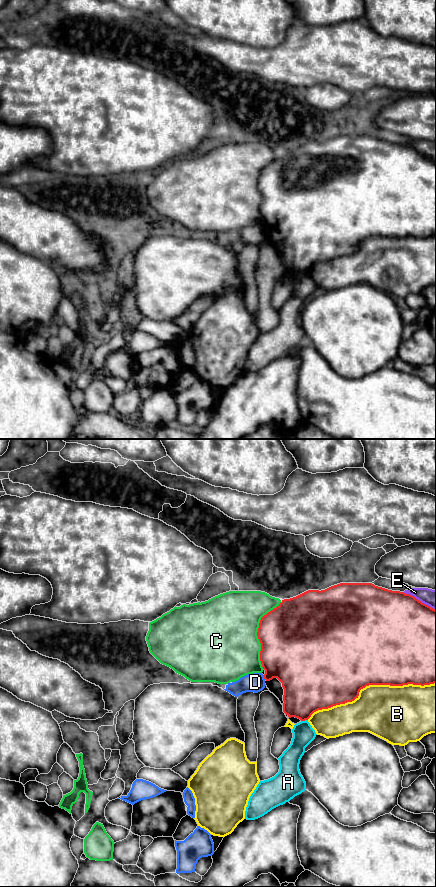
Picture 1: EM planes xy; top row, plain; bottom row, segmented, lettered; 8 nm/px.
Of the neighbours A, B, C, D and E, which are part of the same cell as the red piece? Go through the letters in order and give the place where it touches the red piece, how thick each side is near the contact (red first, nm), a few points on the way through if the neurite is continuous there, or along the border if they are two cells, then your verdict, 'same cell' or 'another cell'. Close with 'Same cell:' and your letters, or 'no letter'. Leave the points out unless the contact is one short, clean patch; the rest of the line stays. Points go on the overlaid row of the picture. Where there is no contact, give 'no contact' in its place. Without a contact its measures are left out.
A: contact xy (304, 720); calibres 380 and 180 nm; border xy (307, 719), (301, 721); another cell
B: contact xy (369, 684); calibres 500 and 420 nm; another cell
C: contact xy (257, 633); calibres 480 and 500 nm; another cell
D: contact xy (264, 677); calibres 400 and 150 nm; another cell
E: contact xy (418, 600); calibres 500 and 150 nm; another cell
Same cell: no letter

